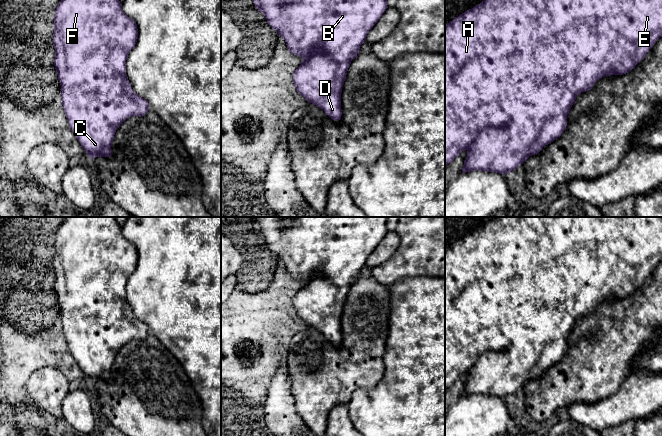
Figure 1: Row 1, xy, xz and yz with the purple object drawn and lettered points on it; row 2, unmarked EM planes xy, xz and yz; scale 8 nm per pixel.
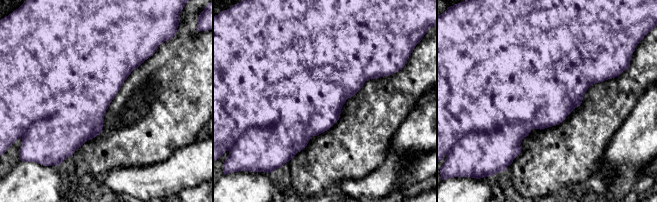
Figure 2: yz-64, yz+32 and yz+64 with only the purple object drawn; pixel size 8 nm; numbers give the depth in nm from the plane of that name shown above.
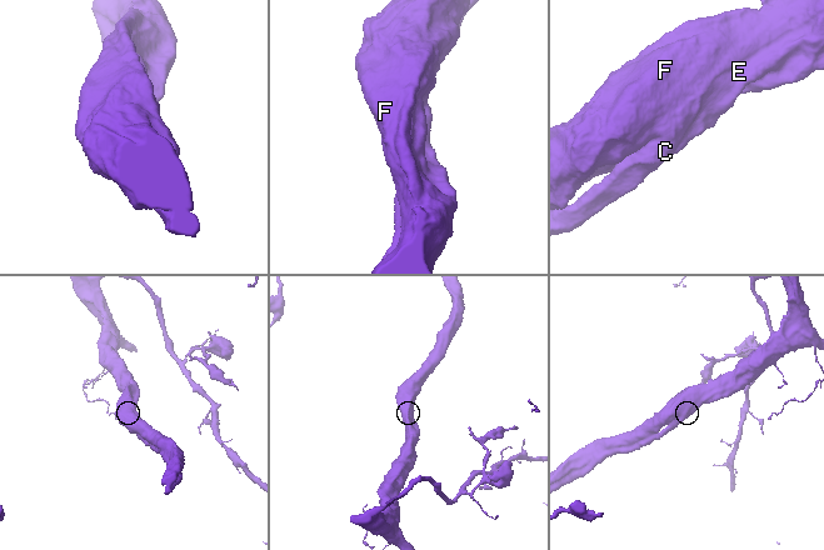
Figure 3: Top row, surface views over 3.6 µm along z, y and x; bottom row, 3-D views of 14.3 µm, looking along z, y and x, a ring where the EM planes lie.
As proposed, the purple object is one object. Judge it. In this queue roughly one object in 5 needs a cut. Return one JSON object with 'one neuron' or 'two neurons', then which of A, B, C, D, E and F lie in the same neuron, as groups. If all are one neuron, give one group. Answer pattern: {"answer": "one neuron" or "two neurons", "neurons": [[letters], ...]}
{"answer": "one neuron", "neurons": [["A", "B", "C", "D", "E", "F"]]}

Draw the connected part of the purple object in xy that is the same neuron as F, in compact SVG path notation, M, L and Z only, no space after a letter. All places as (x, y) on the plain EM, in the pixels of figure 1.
M64 217L54 240L54 290L61 310L61 322L69 350L90 383L110 381L114 359L129 341L144 340L148 326L136 318L126 299L126 284L138 263L135 245L122 234L115 217Z

